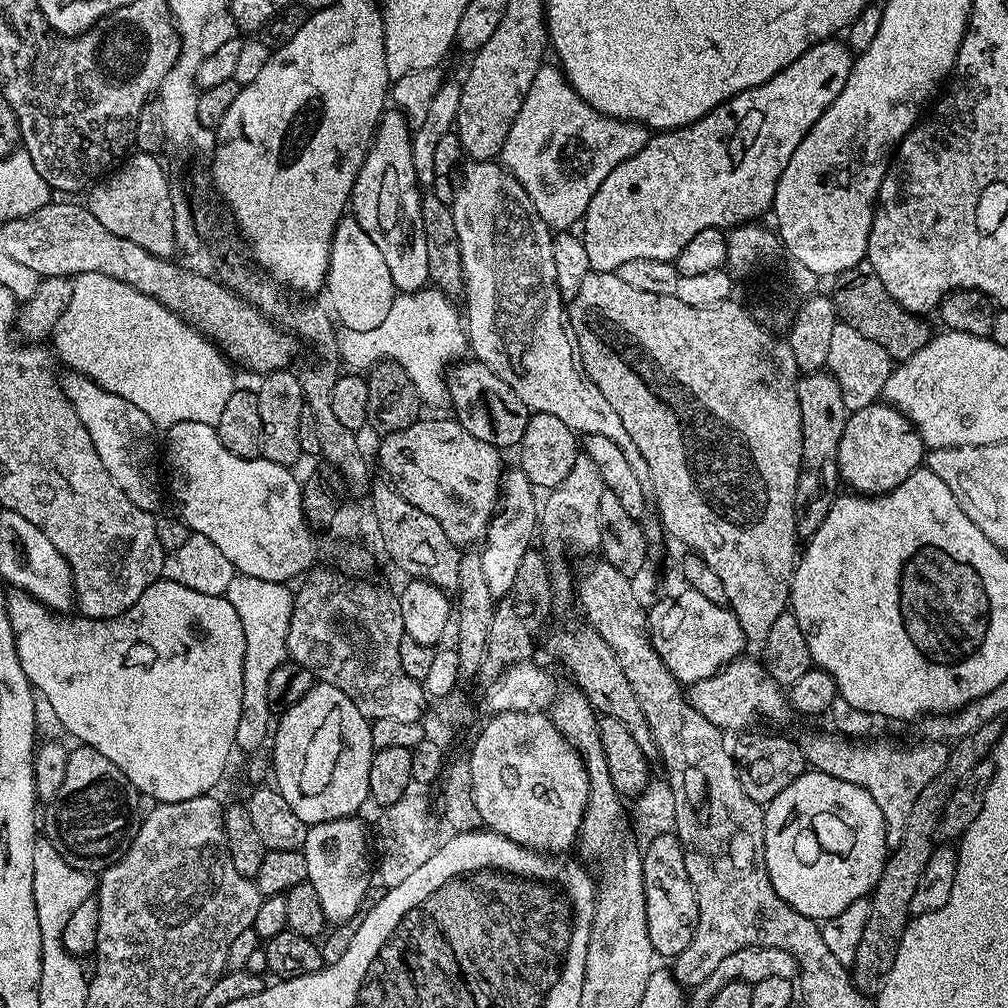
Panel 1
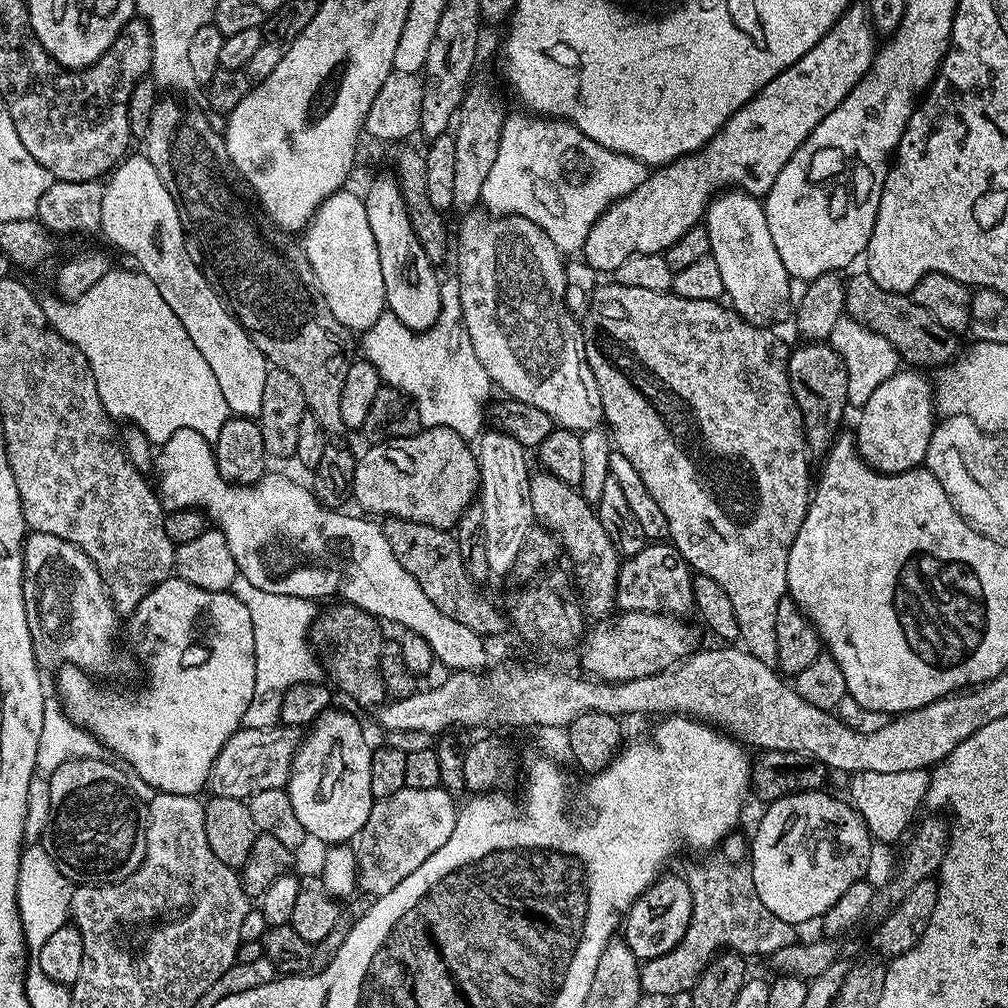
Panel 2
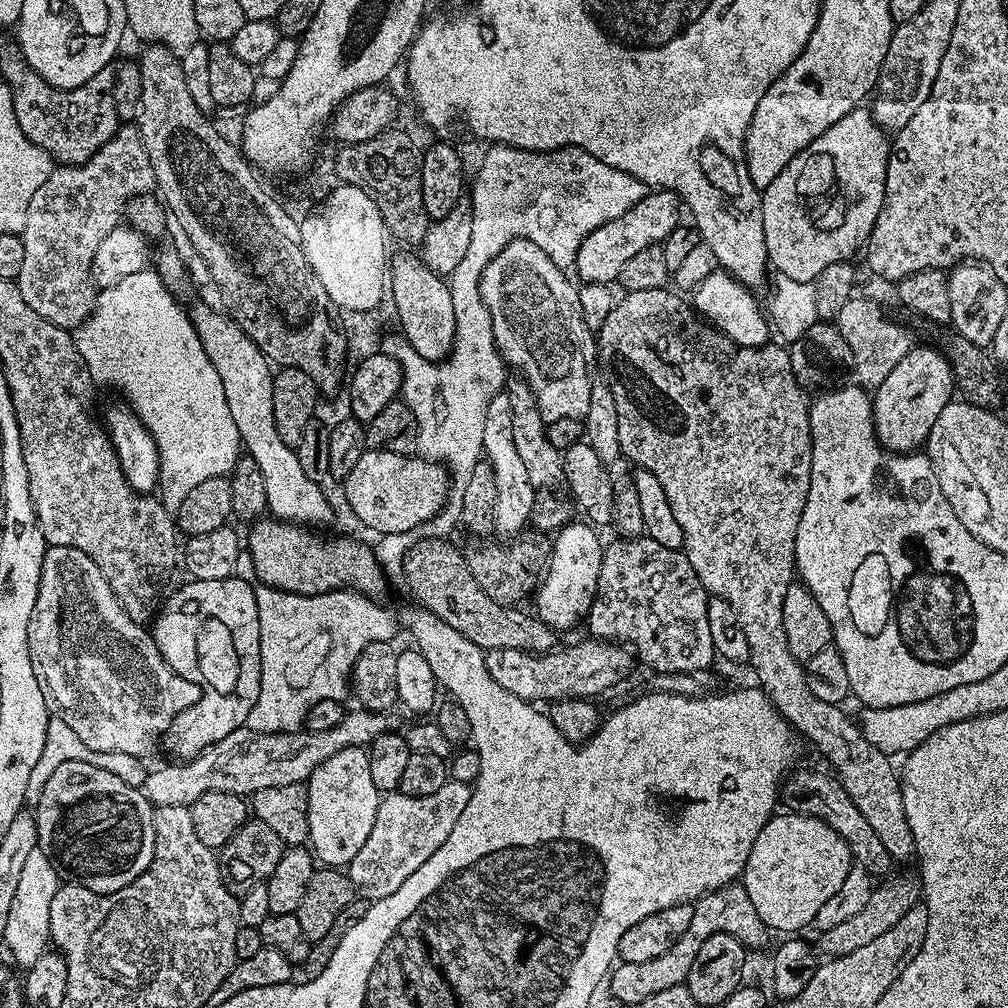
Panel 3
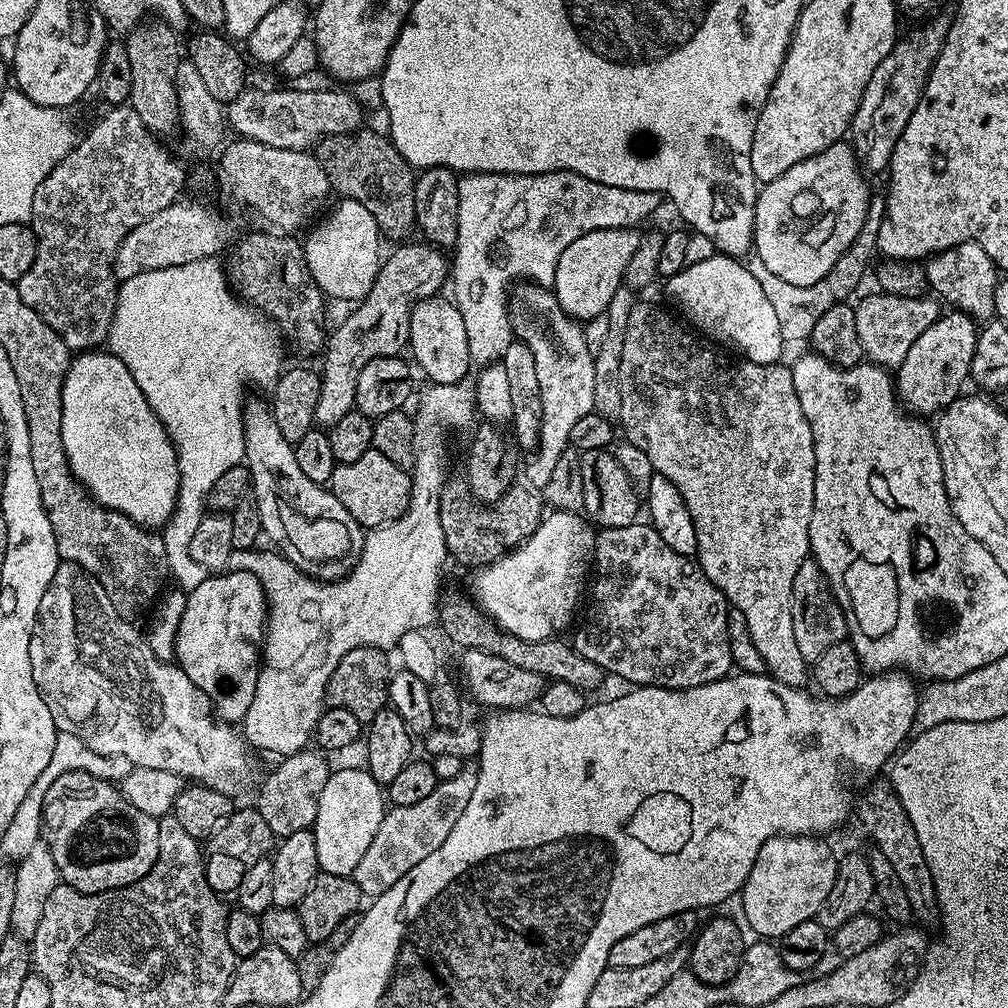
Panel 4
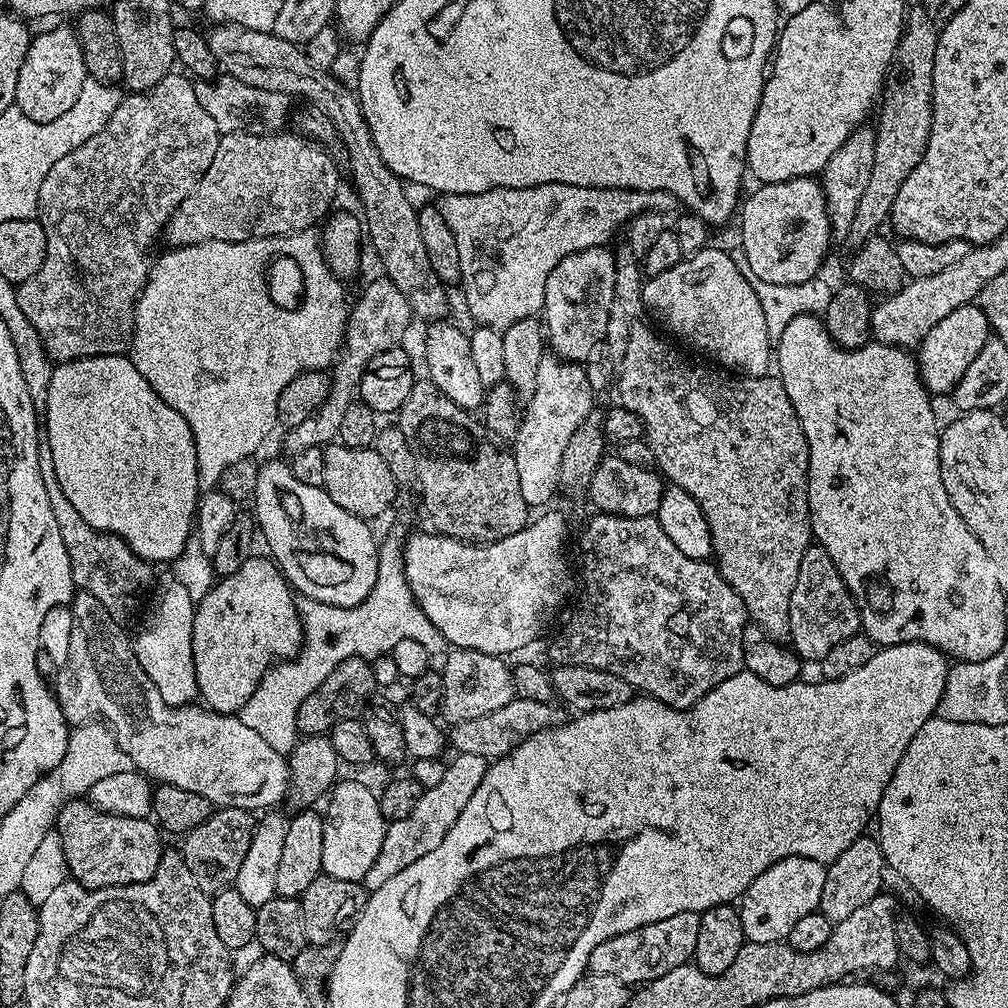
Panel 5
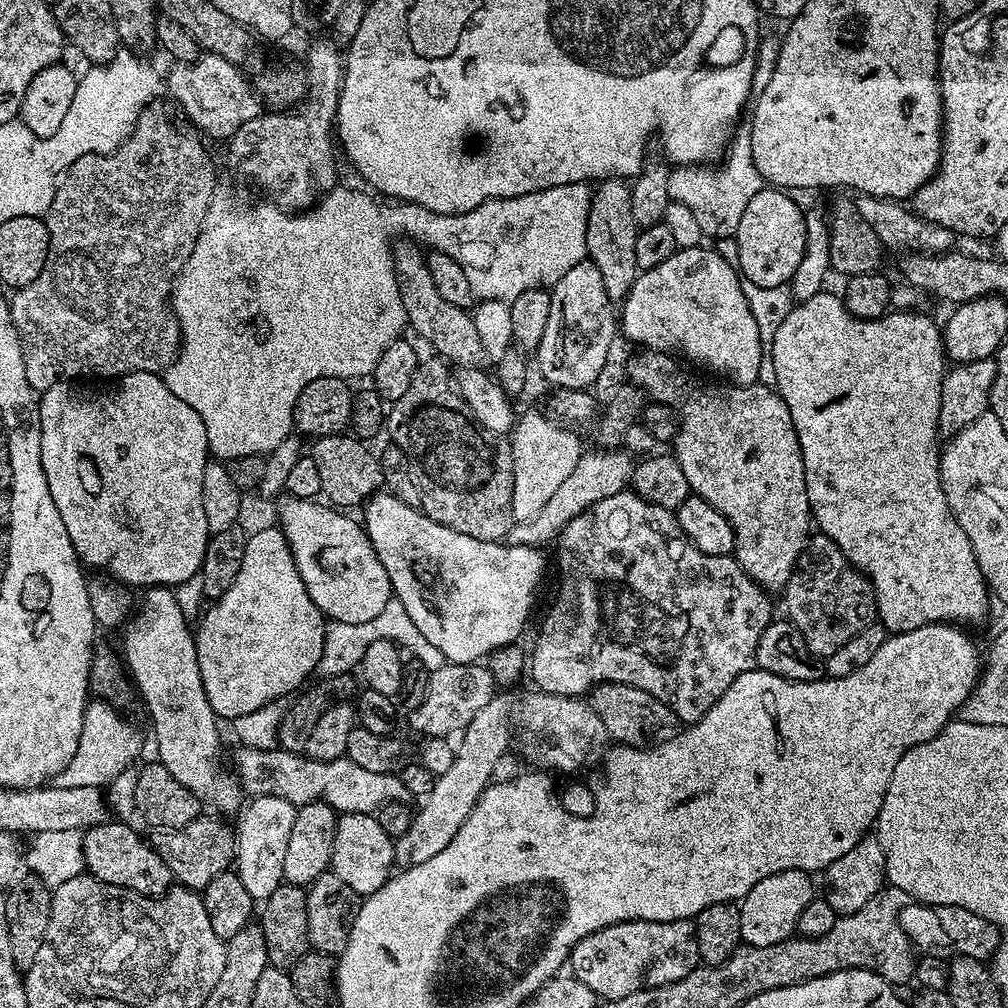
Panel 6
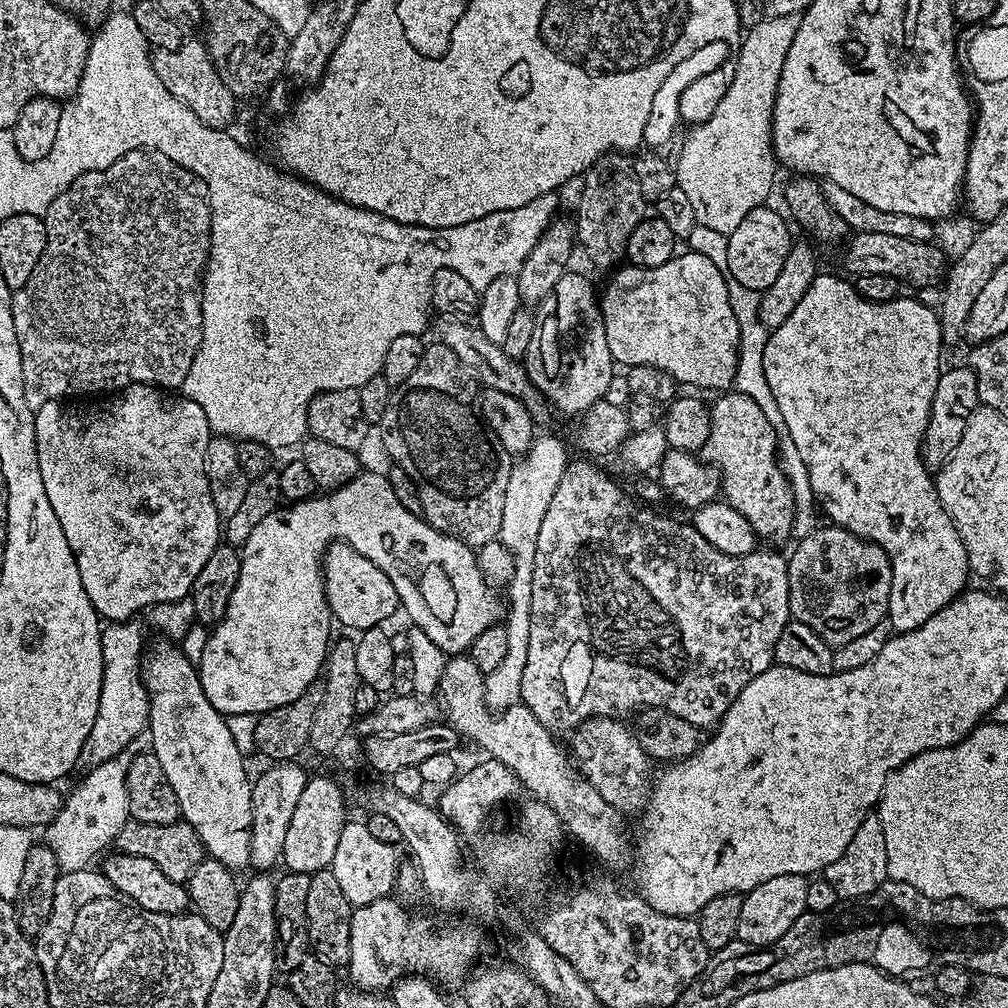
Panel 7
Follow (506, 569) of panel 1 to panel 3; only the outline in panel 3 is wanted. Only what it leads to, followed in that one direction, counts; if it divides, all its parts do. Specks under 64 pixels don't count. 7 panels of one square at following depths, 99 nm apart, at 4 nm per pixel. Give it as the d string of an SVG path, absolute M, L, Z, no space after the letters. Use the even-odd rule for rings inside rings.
M502 390L486 406L486 423L482 429L484 456L488 465L494 470L494 482L498 489L498 498L494 503L494 526L495 535L500 538L512 538L525 531L537 494L537 489L532 487L530 477L526 475L526 465L514 446L514 433L510 427L513 419L510 398L507 391Z

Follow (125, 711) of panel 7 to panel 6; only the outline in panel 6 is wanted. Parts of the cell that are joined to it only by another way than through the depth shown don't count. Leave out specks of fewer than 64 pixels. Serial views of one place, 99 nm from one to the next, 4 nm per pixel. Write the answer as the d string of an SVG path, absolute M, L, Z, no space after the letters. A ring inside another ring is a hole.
M99 698L89 701L84 710L82 733L79 734L78 749L65 768L56 775L54 784L60 789L73 789L77 786L105 787L131 767L141 748L139 732L126 720L122 720L117 709Z

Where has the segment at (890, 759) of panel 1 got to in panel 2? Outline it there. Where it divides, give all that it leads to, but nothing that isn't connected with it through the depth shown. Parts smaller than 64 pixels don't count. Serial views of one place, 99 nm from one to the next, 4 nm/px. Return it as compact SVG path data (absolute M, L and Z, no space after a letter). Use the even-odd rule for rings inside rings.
M925 769L903 770L898 773L858 772L851 777L850 803L868 824L873 841L880 843L881 840L884 844L892 844L904 831L907 833L913 827L917 819L916 811L922 808L928 793L928 777L929 773Z

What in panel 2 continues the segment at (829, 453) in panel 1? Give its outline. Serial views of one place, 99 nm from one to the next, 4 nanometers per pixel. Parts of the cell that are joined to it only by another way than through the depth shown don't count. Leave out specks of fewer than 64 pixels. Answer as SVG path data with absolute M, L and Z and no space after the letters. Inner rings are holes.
M800 342L797 348L793 347L788 354L788 377L790 390L794 394L794 402L798 402L798 410L802 414L804 423L804 437L808 443L809 453L813 457L823 457L830 446L841 435L840 423L844 420L844 411L849 411L848 391L846 390L846 366L839 354L827 342Z

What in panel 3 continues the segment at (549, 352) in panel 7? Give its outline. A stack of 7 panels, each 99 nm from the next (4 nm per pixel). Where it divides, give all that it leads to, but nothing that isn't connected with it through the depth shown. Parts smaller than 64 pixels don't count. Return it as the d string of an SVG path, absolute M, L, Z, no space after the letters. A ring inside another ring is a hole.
M663 190L649 191L638 206L630 206L626 214L598 226L584 239L576 251L574 272L584 284L607 284L619 281L622 265L651 244L663 244L665 238L681 223L682 204L676 193Z

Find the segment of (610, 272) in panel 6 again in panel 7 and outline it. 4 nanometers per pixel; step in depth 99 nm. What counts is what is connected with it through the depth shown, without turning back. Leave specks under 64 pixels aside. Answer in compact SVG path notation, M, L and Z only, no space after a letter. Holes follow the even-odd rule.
M605 154L602 158L598 158L598 162L594 162L588 167L582 183L584 185L580 188L580 201L576 204L576 216L574 215L575 239L578 241L579 247L580 244L584 247L585 254L598 267L608 268L607 270L615 269L625 259L626 242L630 238L634 226L638 226L638 222L643 220L646 215L646 209L644 209L646 201L638 186L638 178L636 171L632 168L632 160L624 154Z

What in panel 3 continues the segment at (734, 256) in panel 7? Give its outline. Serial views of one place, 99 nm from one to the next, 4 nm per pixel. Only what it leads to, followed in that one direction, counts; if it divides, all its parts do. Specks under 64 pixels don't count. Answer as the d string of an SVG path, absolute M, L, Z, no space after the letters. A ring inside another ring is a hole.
M867 107L855 108L846 118L838 118L826 134L814 138L806 150L802 150L762 190L762 230L766 230L766 254L769 265L779 275L794 278L794 282L811 284L819 278L826 266L851 261L856 251L868 243L868 236L878 222L886 190L886 166L890 140Z

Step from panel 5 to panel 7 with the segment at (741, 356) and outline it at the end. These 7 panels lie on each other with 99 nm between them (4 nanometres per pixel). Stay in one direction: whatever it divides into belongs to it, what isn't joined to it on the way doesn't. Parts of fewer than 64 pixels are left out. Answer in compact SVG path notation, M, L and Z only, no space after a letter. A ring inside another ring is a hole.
M684 252L673 256L670 262L662 262L662 266L654 266L653 268L633 268L631 266L620 266L611 273L612 276L605 286L604 292L599 293L600 313L602 314L602 322L606 326L606 346L610 350L613 361L617 365L624 364L628 368L634 366L654 366L658 370L662 370L666 374L670 374L676 379L677 385L684 386L689 384L689 389L700 390L696 388L720 388L716 390L728 390L736 383L736 363L738 362L738 354L740 353L740 327L738 326L738 318L734 318L734 310L730 310L730 294L728 293L728 282L725 273L722 271L721 265L716 264L708 256L703 256L700 252Z

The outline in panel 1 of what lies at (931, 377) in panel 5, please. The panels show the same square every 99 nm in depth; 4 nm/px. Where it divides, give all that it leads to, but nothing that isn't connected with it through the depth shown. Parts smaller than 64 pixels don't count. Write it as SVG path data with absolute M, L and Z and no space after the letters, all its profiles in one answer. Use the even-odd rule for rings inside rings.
M877 402L849 415L846 430L838 442L836 466L841 481L848 483L853 493L873 497L885 495L906 482L925 460L926 449L914 425L897 408Z

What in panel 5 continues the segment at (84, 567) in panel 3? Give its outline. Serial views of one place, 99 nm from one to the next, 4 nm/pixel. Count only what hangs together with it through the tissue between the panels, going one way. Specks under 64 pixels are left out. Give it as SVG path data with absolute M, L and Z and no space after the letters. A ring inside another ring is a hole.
M83 590L77 591L70 601L70 607L57 606L53 608L50 614L46 614L46 618L42 622L42 630L40 631L40 651L36 653L36 661L41 672L51 674L56 671L56 684L54 680L54 695L56 701L60 704L62 714L68 719L69 725L79 726L87 725L96 721L103 721L108 728L111 729L113 738L117 740L118 746L130 756L130 762L133 769L137 772L144 773L145 776L160 784L169 784L170 786L178 786L182 790L190 790L190 794L202 794L202 798L206 798L216 808L241 808L247 812L259 813L259 808L268 808L264 810L272 810L275 804L284 804L288 795L290 785L288 773L288 761L285 753L272 749L272 747L262 739L262 737L250 730L250 726L246 726L246 722L240 720L239 715L225 714L223 712L213 712L207 706L185 706L183 708L171 708L166 702L162 702L162 694L158 694L158 690L154 686L154 682L150 682L150 678L146 678L146 670L142 670L142 666L138 666L138 658L132 649L133 637L123 632L121 625L115 618L108 613L90 595L89 592Z

